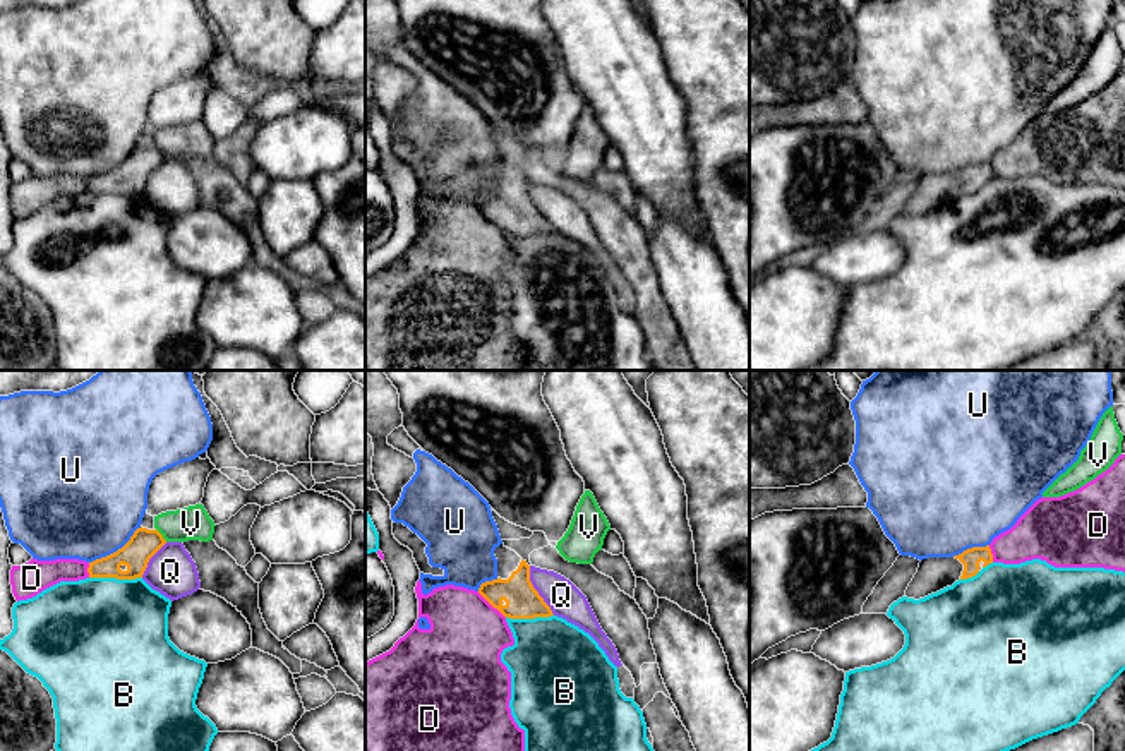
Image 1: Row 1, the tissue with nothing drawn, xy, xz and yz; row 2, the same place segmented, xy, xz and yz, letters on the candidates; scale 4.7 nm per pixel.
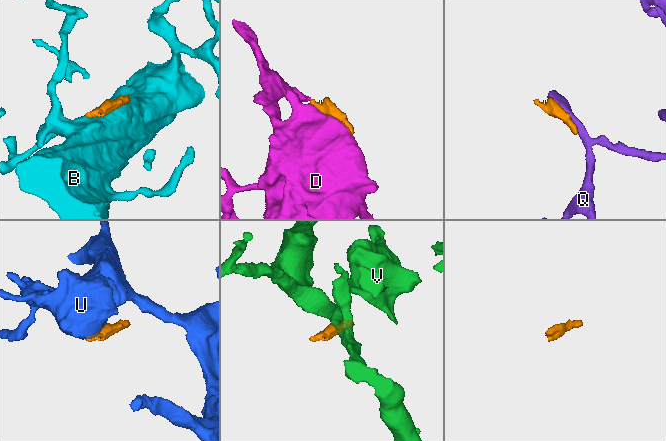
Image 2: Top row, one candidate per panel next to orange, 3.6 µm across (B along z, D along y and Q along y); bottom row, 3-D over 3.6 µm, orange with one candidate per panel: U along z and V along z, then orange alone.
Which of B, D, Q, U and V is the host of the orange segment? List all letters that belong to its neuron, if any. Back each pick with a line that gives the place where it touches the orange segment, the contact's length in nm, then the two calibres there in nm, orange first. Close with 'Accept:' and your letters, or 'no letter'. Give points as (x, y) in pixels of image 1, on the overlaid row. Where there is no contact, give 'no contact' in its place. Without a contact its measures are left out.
Accept: no letter

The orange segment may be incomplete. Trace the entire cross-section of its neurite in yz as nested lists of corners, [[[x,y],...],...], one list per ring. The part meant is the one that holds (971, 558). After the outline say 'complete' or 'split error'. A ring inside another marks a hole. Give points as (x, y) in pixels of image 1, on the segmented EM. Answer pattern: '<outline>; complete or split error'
[[[990,545],[967,549],[954,557],[923,559],[904,597],[914,600],[924,598],[947,586],[952,586],[959,580],[976,576],[983,568],[991,562],[993,554]]]; split error

